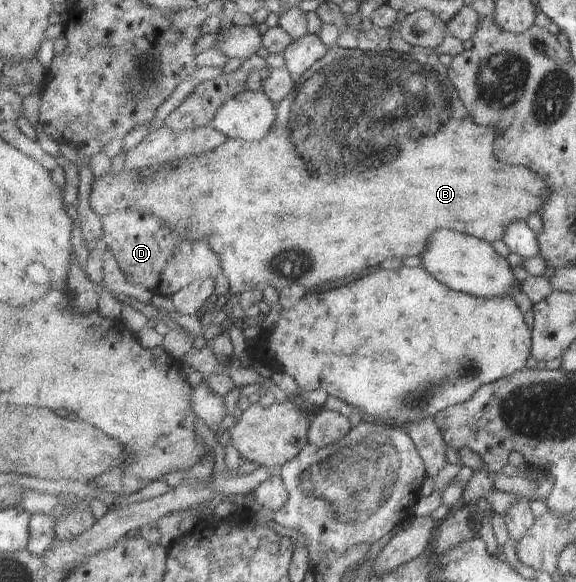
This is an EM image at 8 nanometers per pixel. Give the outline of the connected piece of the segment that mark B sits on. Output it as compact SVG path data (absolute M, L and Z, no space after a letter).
M331 46L328 54L323 58L314 63L314 66L307 70L304 74L299 75L296 78L294 88L290 91L290 94L282 100L281 103L277 104L277 116L275 120L275 125L273 129L270 130L268 136L263 138L261 141L243 141L242 139L228 139L224 141L220 146L214 147L212 150L196 155L189 156L183 159L178 160L178 165L173 167L160 168L159 171L153 173L150 170L138 170L138 169L128 169L124 166L116 174L112 172L106 173L104 176L98 178L95 177L91 184L91 193L90 193L90 204L94 209L96 214L99 214L101 217L106 215L112 215L116 212L127 211L128 209L134 209L139 213L150 213L154 215L157 219L160 219L166 227L169 227L170 230L175 231L183 239L188 239L189 241L201 241L202 239L208 239L209 245L212 247L212 250L219 256L223 271L225 275L229 278L229 283L231 288L229 289L230 294L244 294L245 290L250 290L252 288L262 289L265 286L273 286L278 291L286 286L294 287L297 284L304 286L306 292L316 292L320 290L334 290L334 286L342 286L342 282L358 282L358 278L362 278L362 274L366 274L366 270L374 270L374 266L382 266L382 262L386 262L388 258L406 258L406 256L420 256L426 248L426 242L428 238L440 230L440 228L452 229L453 231L458 231L459 233L464 233L473 237L478 237L479 239L494 242L494 240L503 240L503 234L505 233L506 227L514 221L525 221L530 213L538 213L538 208L544 206L545 196L549 193L549 187L546 187L546 183L543 178L540 178L537 174L534 174L528 168L523 166L506 166L506 164L500 164L499 159L495 157L495 142L497 141L497 130L494 127L485 127L479 125L469 114L468 108L463 105L461 98L459 97L459 92L456 90L456 87L452 84L450 77L447 76L446 72L442 67L434 69L434 66L427 64L420 65L416 64L411 55L401 55L394 53L383 48L378 48L373 51L363 51L360 49L345 49L341 47Z

